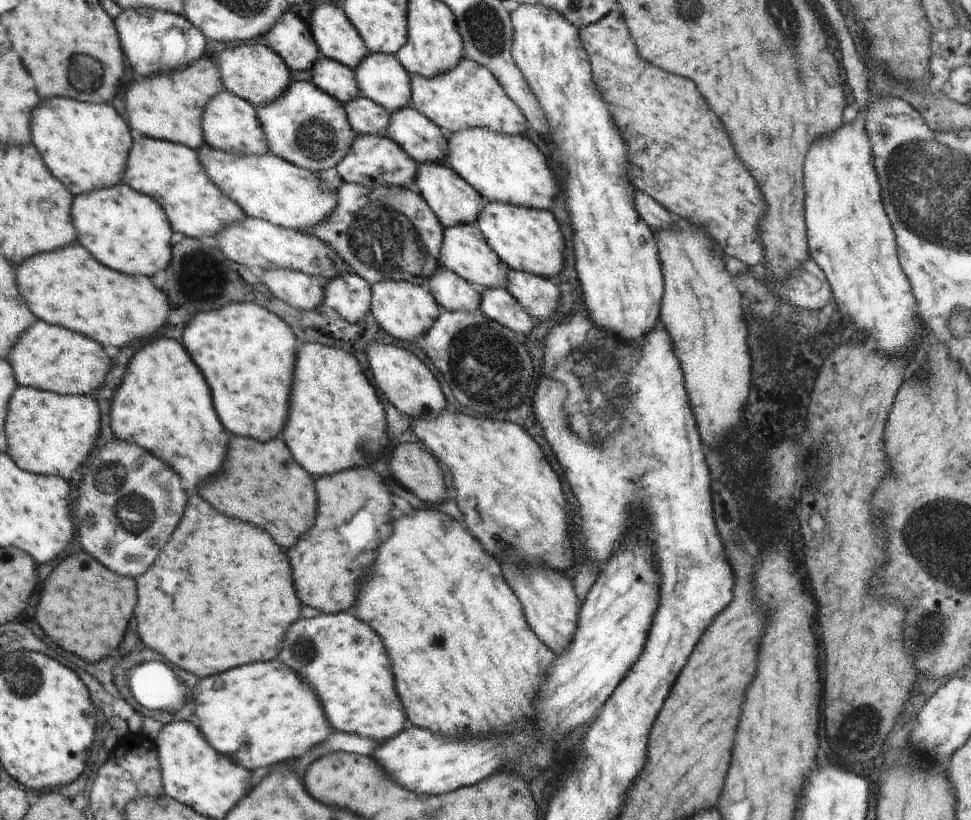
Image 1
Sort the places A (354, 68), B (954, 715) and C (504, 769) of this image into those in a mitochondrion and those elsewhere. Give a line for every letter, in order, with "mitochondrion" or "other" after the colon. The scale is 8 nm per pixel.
A: other
B: other
C: other

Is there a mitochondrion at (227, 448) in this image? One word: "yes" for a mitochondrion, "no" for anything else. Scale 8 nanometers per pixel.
no

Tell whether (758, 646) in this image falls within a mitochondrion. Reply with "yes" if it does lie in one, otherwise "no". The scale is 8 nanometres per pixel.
no

